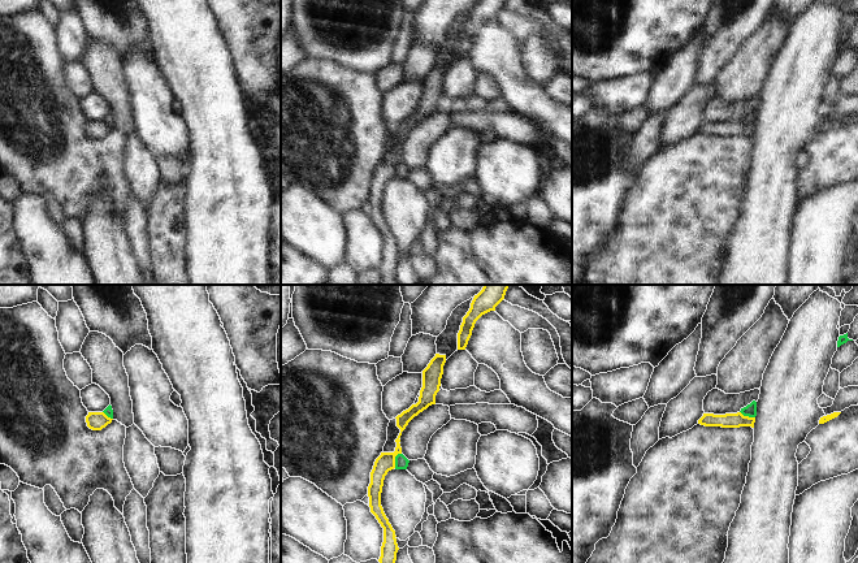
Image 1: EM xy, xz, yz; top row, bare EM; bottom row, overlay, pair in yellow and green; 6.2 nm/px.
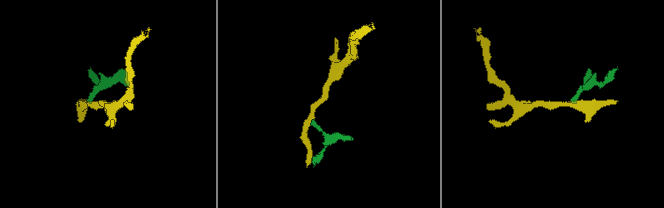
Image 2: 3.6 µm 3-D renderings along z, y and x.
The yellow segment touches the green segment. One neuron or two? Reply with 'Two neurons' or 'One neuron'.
Two neurons.

